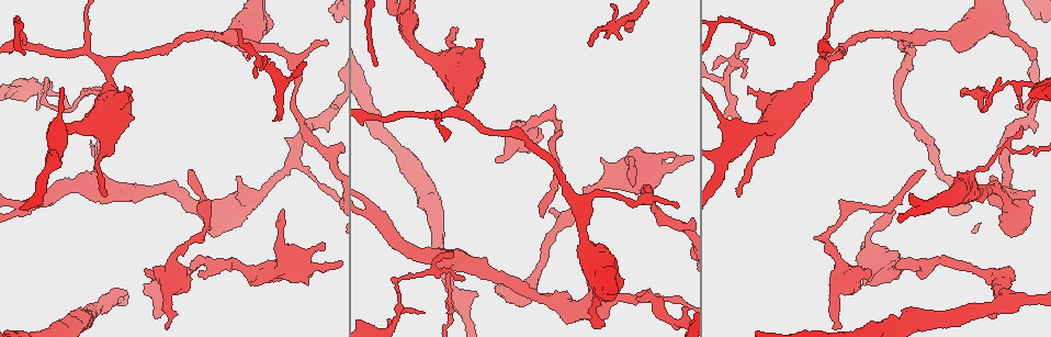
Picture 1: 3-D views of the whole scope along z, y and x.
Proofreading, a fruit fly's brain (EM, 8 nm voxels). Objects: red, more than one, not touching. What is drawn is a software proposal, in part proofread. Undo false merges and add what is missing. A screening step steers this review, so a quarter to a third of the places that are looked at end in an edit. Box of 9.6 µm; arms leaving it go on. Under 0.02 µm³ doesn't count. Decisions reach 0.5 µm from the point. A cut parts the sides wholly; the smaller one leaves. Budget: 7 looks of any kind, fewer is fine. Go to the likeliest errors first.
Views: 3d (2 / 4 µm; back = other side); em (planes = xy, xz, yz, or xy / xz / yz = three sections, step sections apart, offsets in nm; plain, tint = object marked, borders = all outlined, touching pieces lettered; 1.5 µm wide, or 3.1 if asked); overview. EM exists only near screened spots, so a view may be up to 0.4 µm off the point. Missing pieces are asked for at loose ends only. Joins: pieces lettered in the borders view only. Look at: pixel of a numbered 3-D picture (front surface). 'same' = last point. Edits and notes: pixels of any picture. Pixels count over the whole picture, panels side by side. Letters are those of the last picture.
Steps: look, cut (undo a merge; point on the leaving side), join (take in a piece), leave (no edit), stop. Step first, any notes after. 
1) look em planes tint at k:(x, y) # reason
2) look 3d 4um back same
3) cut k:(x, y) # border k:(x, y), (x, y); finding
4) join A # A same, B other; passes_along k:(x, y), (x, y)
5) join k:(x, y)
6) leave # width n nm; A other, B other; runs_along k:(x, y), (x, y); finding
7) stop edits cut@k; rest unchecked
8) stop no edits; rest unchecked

look 3d 2um back at 1:(193, 171) # long arm stops here

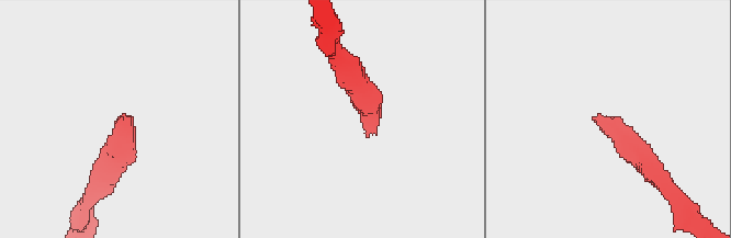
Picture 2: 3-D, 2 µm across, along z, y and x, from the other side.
look em planes borders at 2:(598, 116) # shape alone is not enough

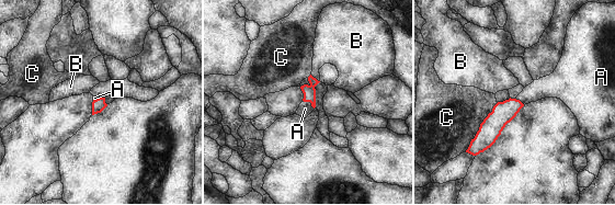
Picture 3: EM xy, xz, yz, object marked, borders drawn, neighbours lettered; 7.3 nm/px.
join A # A same, B other, C other; passes_along 3:(309, 92), (309, 101), (305, 109); the neuron continues

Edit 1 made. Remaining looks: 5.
look overview # see it whole again

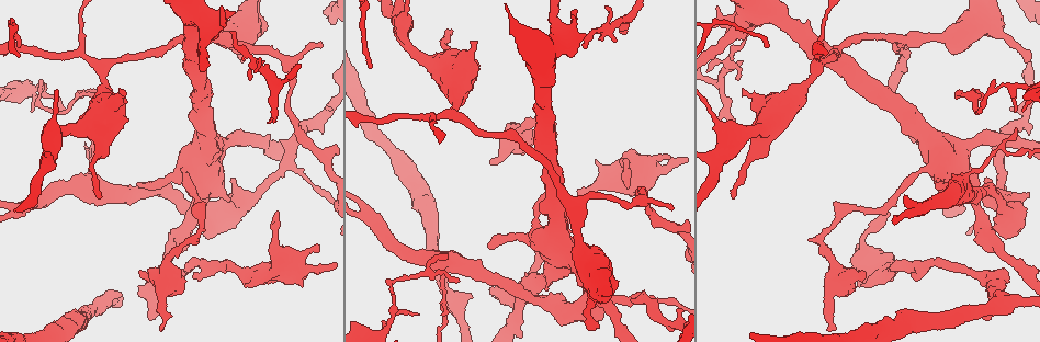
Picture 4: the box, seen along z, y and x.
look 3d 4um at 4:(1022, 110) # an open end

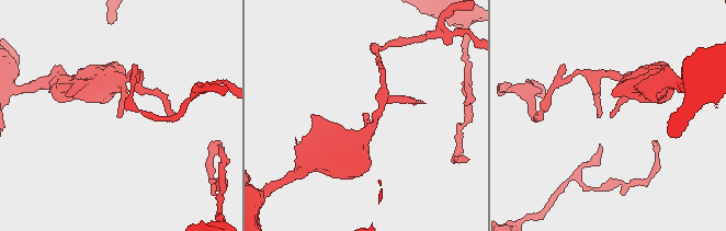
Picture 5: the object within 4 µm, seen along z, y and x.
look em planes plain at 5:(610, 115)

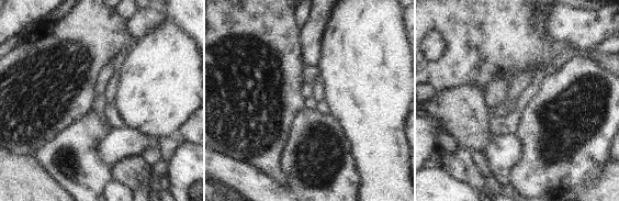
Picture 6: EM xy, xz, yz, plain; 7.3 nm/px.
look em planes borders same # see the neighbours

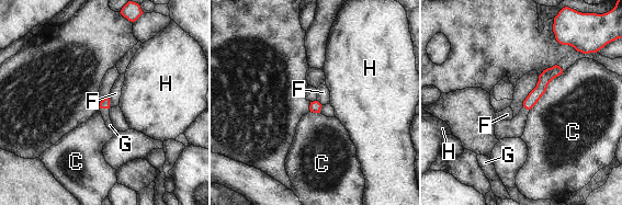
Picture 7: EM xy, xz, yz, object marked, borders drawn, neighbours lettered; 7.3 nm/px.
join G # C other, F other, G same, H other; passes_along 7:(104, 103), (104, 107), (105, 112); the neuron continues

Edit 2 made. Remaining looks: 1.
stop edits join@3, join@7; rest unchecked

